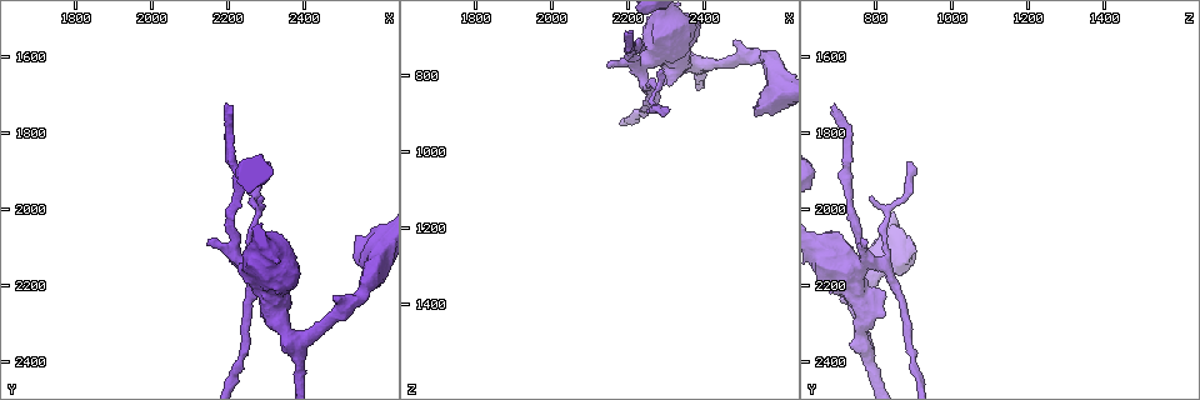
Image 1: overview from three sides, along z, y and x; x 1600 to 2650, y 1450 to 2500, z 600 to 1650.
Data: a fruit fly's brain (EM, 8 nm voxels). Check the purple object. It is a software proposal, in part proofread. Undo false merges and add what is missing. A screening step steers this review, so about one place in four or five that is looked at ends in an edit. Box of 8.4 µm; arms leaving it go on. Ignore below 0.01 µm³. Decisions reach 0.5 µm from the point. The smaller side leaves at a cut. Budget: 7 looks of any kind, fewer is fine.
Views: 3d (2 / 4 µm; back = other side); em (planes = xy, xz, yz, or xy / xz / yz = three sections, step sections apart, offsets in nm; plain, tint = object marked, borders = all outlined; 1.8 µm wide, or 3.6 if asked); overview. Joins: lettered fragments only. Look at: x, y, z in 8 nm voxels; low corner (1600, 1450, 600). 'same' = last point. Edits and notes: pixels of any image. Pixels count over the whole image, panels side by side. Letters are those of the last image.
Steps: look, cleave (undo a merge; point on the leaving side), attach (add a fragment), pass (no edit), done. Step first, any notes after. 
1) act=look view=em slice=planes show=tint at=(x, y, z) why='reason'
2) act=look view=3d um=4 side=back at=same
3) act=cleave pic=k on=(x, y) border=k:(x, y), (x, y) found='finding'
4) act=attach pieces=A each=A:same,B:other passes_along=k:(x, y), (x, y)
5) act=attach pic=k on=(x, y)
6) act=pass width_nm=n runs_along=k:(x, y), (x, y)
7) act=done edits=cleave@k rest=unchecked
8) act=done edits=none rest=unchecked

act=look view=em slice=yz step=4 show=borders at=(2305, 1885, 880) why='thin end'

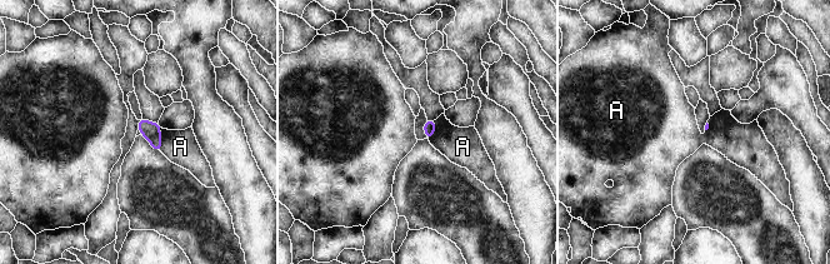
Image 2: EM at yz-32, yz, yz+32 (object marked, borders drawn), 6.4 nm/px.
act=pass each=A:other border=2:(160, 126), (161, 152) found='none of them fits'

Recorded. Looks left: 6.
act=look view=3d um=4 at=(2275, 2155, 735) why='thick turns thin'

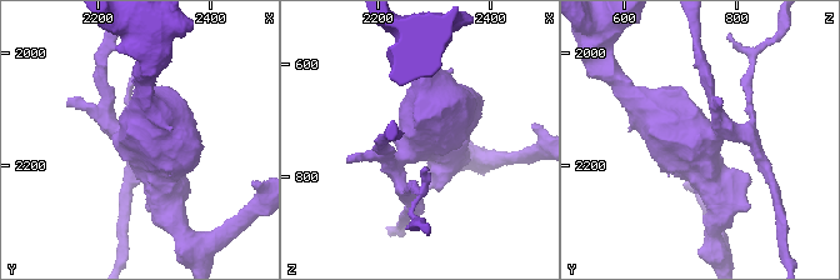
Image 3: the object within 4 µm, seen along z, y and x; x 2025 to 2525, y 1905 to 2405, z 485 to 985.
act=look view=em slice=yz step=16 show=tint at=(2265, 2150, 730) why='now the EM'

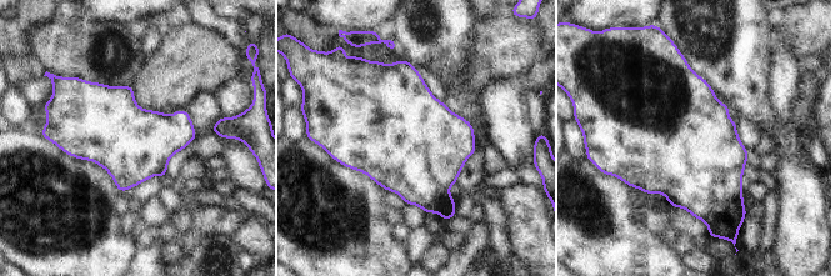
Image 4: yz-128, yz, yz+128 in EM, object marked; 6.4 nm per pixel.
act=look view=em slice=planes show=borders at=same why='cut it another way'

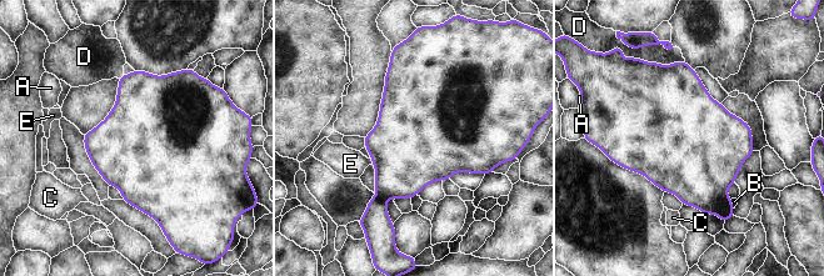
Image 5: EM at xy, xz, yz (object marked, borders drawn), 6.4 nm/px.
act=cleave pic=5 on=(379, 230) width_nm=650 each=A:other,B:other,C:other,D:other,E:other border=5:(375, 195), (385, 200) found='two neurons meet here'

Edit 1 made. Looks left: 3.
act=done edits=cleave@5 rest=unchecked

